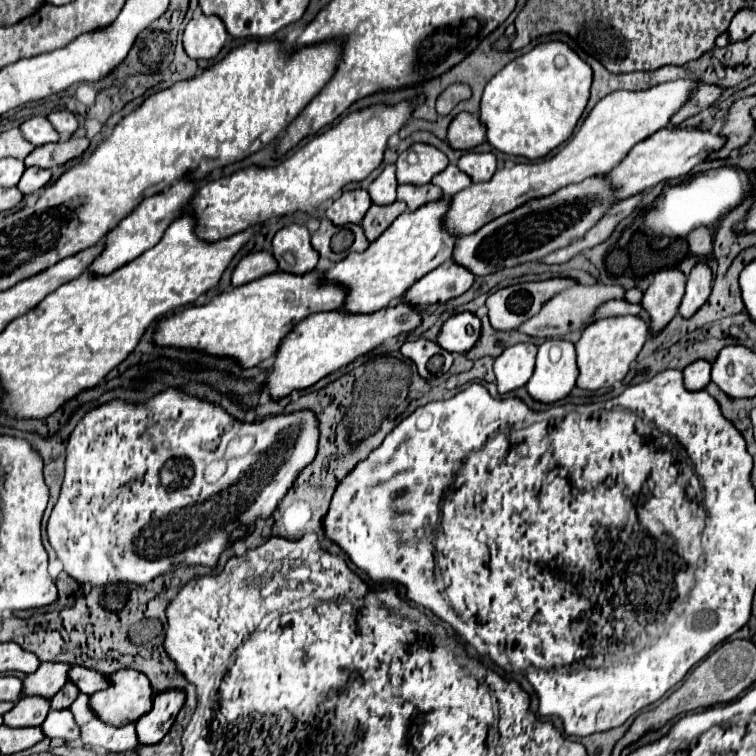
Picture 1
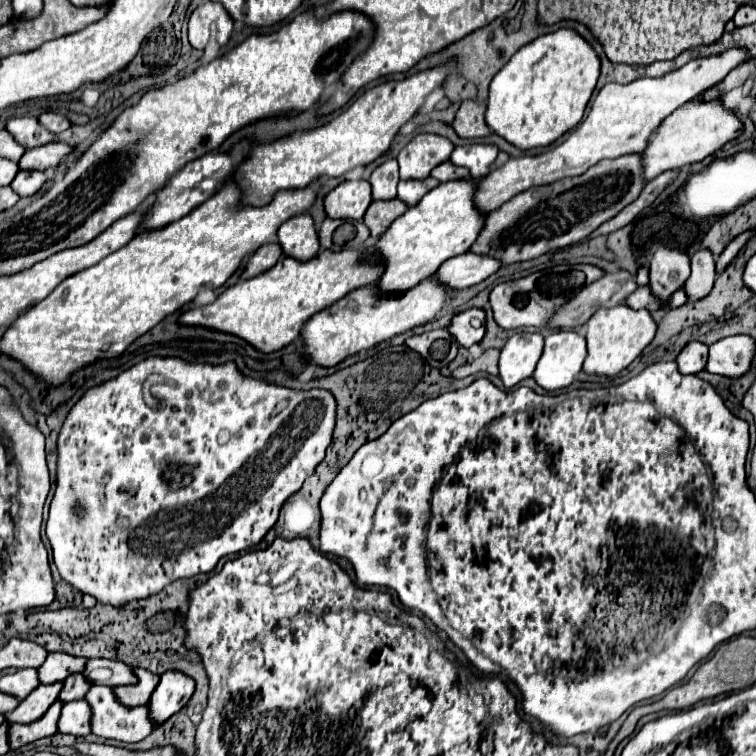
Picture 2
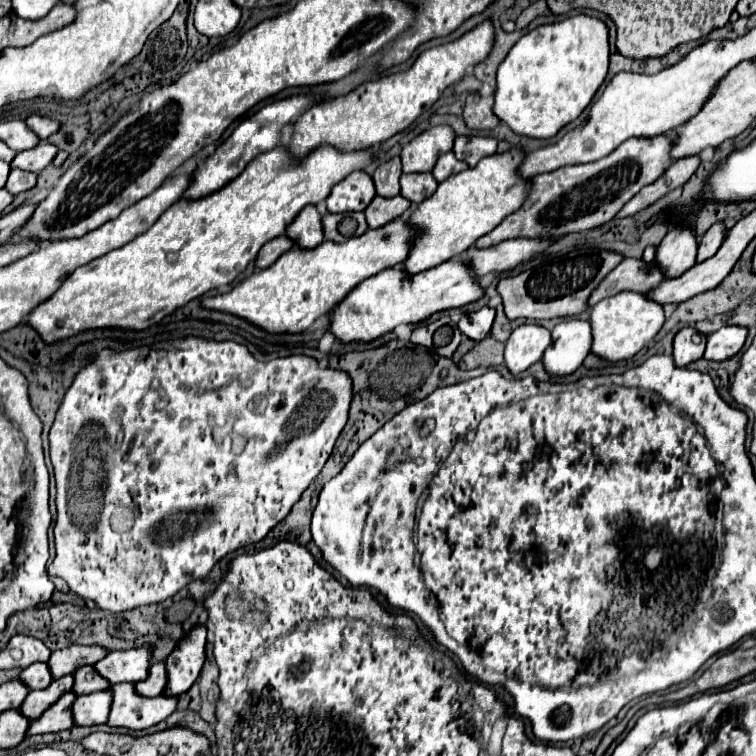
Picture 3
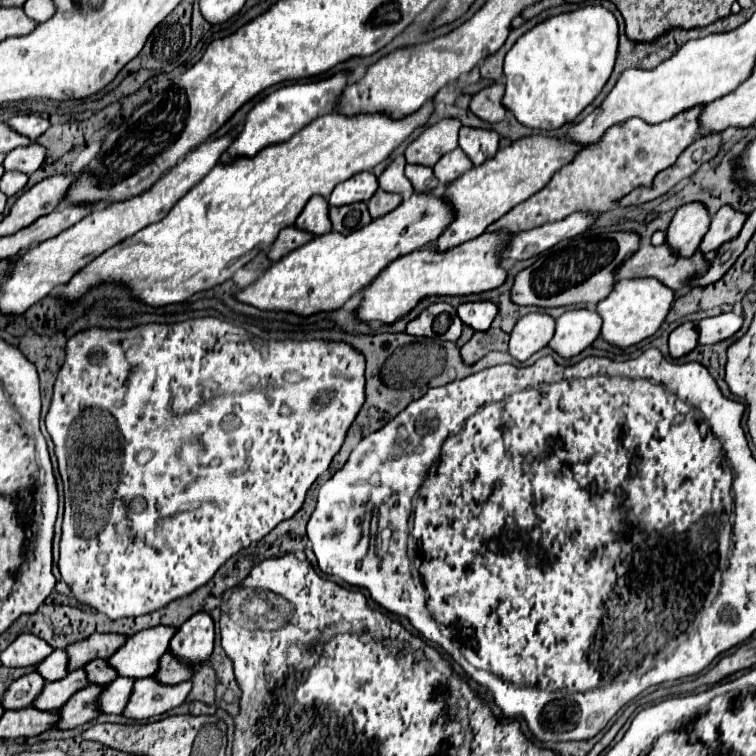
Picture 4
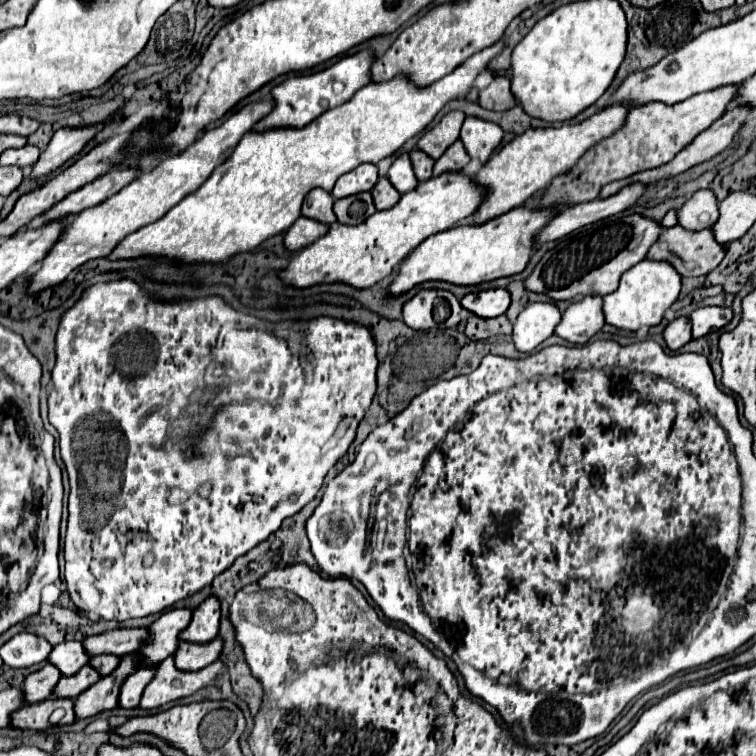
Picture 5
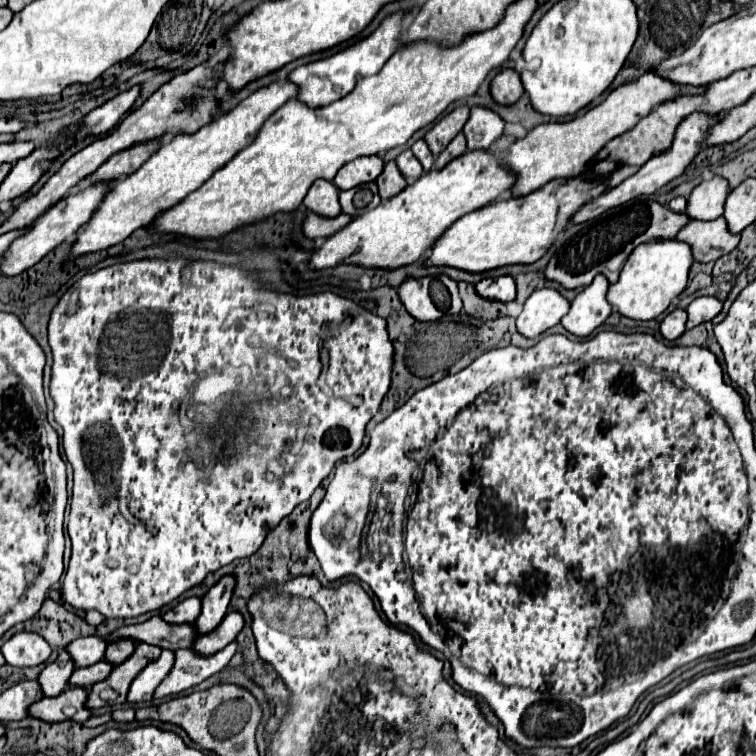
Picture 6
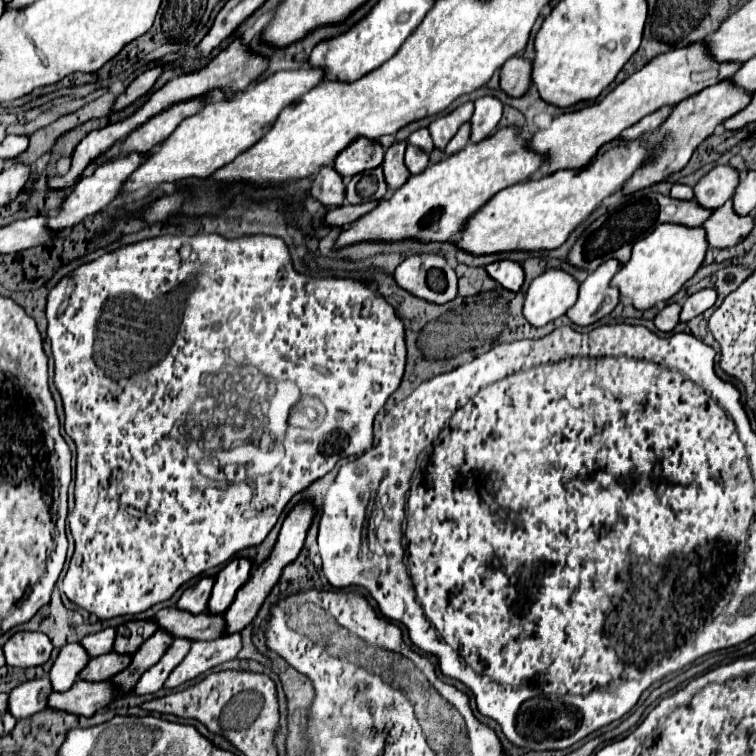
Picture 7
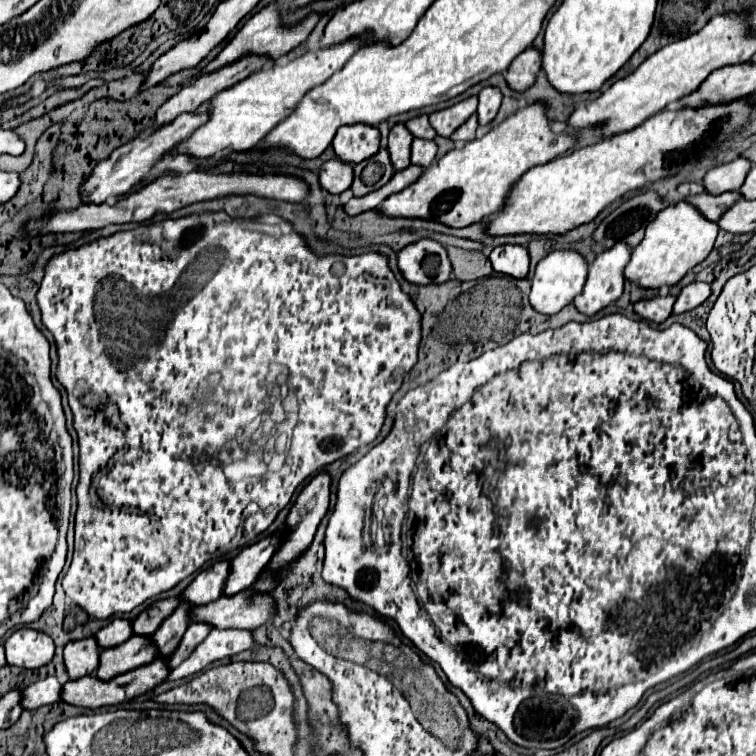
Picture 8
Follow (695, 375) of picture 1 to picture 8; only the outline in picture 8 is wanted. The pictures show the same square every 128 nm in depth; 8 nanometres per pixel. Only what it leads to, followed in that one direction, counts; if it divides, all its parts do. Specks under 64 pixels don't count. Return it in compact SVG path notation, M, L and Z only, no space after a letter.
M652 296L648 300L638 300L634 304L634 312L640 314L644 320L650 320L650 322L664 322L670 312L672 312L672 306L674 306L674 296Z

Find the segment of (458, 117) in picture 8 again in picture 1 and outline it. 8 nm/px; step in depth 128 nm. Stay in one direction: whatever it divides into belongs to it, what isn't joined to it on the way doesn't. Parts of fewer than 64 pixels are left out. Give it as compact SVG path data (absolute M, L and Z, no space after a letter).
M416 142L396 160L398 184L428 184L448 166L448 156L432 144Z

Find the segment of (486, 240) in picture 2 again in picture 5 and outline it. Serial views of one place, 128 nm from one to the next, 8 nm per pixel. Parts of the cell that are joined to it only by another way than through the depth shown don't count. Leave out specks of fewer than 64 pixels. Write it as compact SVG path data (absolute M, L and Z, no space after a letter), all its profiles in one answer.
M728 84L724 88L716 88L712 92L700 92L688 100L682 100L680 104L664 104L664 102L648 102L644 106L632 108L632 112L626 118L626 124L612 134L612 138L606 138L604 142L592 146L578 164L558 176L556 180L550 182L546 192L536 200L536 196L528 198L526 206L550 206L550 204L580 204L598 198L598 192L604 184L626 178L634 172L640 172L644 168L656 168L660 164L666 164L694 140L702 130L706 130L714 120L718 120L730 104L736 102L736 92L740 86Z

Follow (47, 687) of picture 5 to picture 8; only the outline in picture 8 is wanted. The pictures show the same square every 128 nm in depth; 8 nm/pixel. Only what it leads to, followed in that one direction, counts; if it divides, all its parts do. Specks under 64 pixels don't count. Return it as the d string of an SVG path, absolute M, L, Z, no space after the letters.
M96 638L68 642L64 648L64 664L66 664L70 680L96 672L100 664L100 646Z

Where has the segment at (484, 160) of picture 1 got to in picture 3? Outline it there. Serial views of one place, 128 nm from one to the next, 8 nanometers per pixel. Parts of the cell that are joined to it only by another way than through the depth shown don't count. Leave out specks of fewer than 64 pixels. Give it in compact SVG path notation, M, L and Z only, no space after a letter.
M458 136L454 142L454 154L468 166L476 166L484 156L496 152L498 140L492 136Z

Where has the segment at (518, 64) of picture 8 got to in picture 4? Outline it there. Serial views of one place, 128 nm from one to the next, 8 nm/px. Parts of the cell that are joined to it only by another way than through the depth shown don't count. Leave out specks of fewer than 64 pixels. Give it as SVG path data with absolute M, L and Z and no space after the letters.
M492 84L480 90L478 94L474 94L470 102L470 110L490 124L500 122L508 112L506 106L502 104L502 96L504 96L504 84Z

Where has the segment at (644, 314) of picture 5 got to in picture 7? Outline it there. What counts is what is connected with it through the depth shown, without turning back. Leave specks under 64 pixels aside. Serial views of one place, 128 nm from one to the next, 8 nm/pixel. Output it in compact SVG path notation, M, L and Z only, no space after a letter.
M658 224L646 238L634 244L632 258L612 278L612 286L620 290L620 296L628 298L634 308L646 310L654 304L672 298L688 278L702 266L708 250L708 238L702 226L688 228L684 224Z

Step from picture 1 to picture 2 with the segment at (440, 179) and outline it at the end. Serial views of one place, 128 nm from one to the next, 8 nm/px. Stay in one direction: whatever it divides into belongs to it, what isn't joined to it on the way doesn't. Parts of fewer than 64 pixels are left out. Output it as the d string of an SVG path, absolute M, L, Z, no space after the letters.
M446 160L446 162L438 164L438 166L432 170L430 176L434 176L434 178L440 180L440 182L448 182L448 180L458 180L458 178L468 178L470 172L468 172L466 168L462 168L462 166L454 166L450 160Z

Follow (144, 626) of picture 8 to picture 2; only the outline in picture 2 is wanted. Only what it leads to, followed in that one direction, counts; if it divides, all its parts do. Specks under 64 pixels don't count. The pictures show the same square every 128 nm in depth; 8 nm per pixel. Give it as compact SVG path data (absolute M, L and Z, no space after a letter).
M72 674L64 680L64 688L60 692L60 700L62 702L70 702L70 700L82 700L86 696L86 692L90 690L90 682L84 680L84 674Z

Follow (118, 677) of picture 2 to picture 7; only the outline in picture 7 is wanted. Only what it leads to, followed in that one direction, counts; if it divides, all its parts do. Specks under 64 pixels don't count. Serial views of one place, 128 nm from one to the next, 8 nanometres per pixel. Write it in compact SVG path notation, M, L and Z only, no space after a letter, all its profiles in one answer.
M204 576L200 578L194 586L186 588L184 594L178 600L178 608L188 610L192 614L200 614L208 608L208 600L210 600L210 592L214 586L214 576Z

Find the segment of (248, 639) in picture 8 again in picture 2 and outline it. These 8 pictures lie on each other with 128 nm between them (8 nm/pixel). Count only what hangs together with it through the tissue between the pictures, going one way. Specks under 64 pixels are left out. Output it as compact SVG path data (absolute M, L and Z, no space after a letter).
M92 686L86 700L92 704L92 734L96 736L138 742L156 728L148 706L124 706L110 686Z

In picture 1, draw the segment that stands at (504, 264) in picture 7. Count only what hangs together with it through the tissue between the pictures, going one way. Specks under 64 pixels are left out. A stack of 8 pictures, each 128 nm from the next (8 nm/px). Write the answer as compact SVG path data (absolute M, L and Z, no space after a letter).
M462 312L448 318L440 330L438 342L448 352L468 352L480 338L480 318L472 312Z

